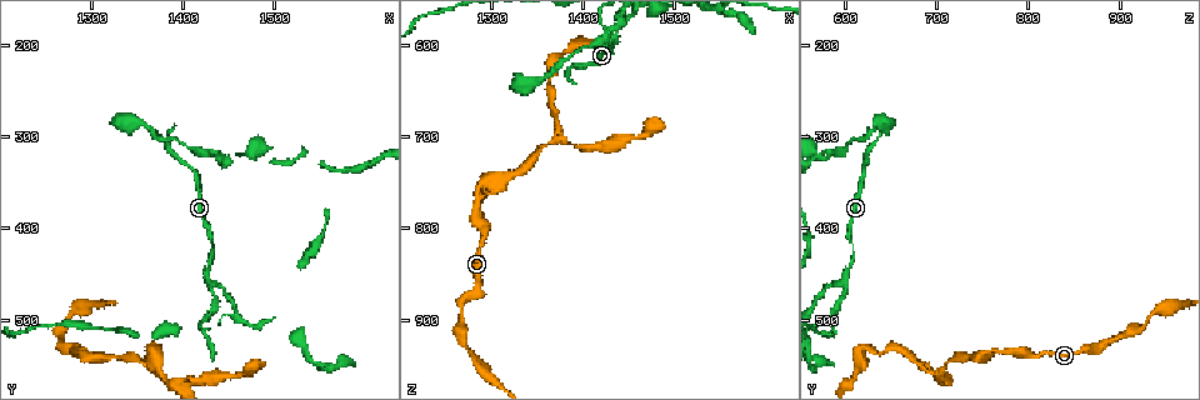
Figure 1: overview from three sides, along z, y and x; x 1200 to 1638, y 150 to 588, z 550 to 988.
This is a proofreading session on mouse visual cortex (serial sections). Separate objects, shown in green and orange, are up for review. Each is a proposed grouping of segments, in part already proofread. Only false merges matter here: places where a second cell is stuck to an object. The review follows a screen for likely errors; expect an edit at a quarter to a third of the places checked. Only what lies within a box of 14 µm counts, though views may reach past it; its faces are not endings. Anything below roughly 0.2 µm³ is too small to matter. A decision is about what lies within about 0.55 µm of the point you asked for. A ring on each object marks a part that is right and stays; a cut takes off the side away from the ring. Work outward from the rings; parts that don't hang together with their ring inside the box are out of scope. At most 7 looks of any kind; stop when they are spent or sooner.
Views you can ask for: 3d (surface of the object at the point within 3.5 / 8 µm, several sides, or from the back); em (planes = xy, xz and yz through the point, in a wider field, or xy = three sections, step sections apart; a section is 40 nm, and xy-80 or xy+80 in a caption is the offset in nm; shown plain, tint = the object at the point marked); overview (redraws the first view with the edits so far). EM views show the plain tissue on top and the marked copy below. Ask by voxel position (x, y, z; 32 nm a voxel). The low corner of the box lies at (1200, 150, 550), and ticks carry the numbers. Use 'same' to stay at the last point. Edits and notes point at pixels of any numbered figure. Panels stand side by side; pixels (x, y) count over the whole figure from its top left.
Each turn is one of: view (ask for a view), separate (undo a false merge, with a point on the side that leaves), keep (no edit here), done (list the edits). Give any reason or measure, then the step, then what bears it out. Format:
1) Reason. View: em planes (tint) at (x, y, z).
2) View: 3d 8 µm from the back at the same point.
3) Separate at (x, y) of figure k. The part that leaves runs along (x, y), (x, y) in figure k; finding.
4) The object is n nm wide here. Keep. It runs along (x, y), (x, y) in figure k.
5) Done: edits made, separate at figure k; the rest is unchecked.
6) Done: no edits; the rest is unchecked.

View: 3d 3.5 µm at (1430, 455, 605).

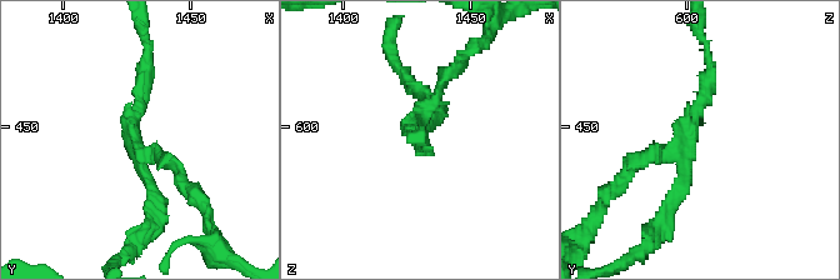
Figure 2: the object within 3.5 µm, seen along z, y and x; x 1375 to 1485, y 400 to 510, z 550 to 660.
View: em xy step 3 (tint) at (1429, 457, 601).

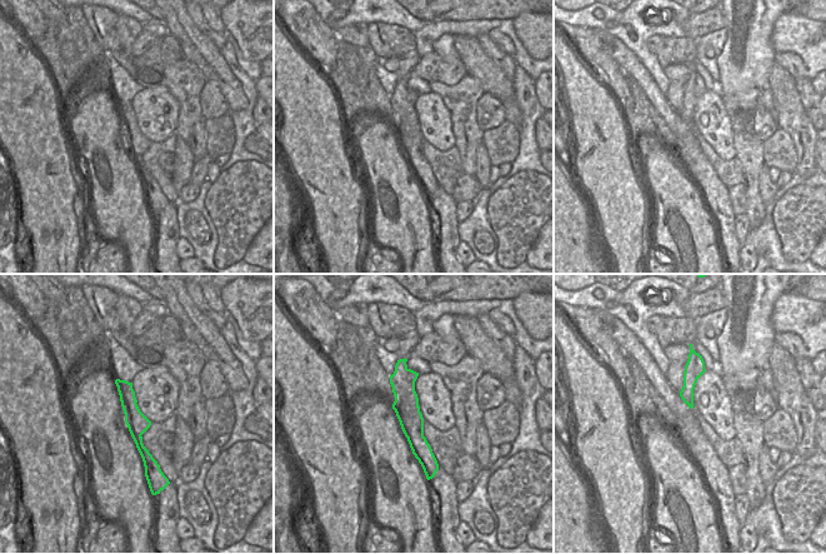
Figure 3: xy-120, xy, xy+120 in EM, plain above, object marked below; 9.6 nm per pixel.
View: em planes (tint) at the same point.

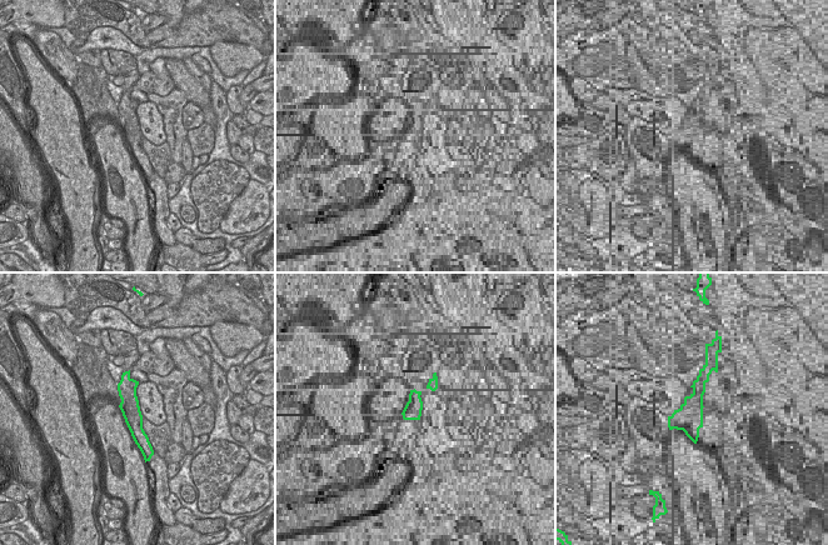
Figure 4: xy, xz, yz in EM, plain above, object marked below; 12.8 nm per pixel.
Separate at (638, 163) of figure 2. The part that leaves runs along (675, 151), (634, 163), (601, 201) in figure 2; two cells meet here.

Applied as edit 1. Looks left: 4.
Three arms meet. View: 3d 3.5 µm at (1370, 560, 705).

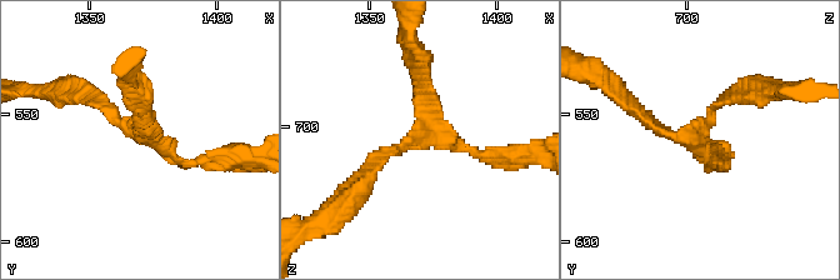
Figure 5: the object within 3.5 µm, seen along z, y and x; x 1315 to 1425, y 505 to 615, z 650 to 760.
3 arms meet here; the arms are 100, 150, 200 nm wide. View: em xy step 3 (tint) at (1374, 561, 701).

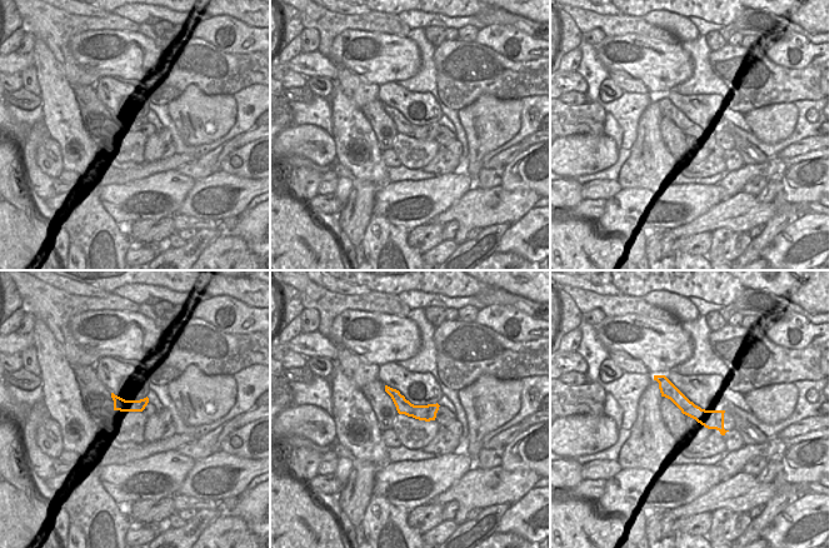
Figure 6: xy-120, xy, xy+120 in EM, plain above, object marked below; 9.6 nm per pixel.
Keep. It runs along (370, 170), (428, 131), (424, 64) in figure 5; one cell here.

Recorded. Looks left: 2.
Thin neck. View: 3d 3.5 µm at (1265, 525, 890).

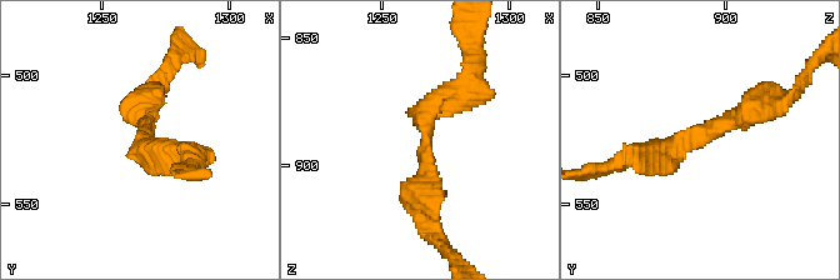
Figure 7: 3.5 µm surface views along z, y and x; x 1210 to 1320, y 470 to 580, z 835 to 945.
The arms are 300, 300 nm wide. View: em xy step 5 (tint) at (1269, 524, 890).

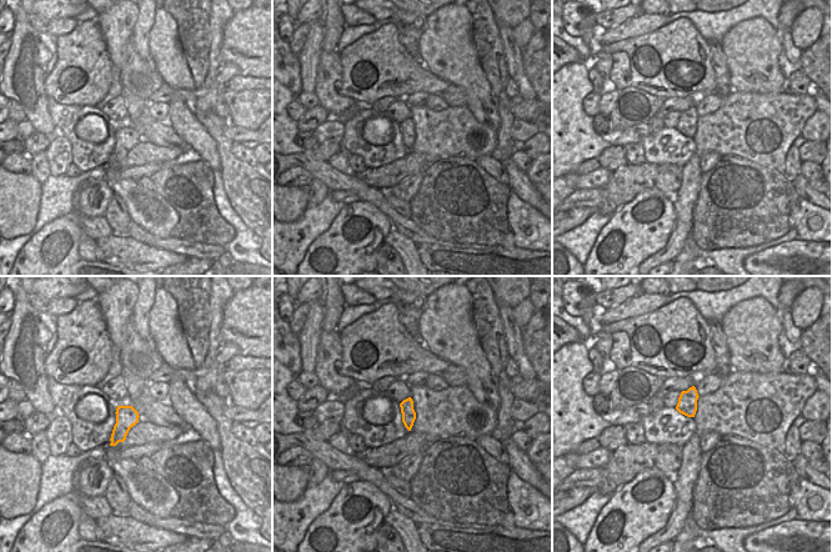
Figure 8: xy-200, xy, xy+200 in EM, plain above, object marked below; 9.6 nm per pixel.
Keep. Continuous, no second cell.

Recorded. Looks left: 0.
Done: edits made, separate at figure 2; the rest is unchecked.

